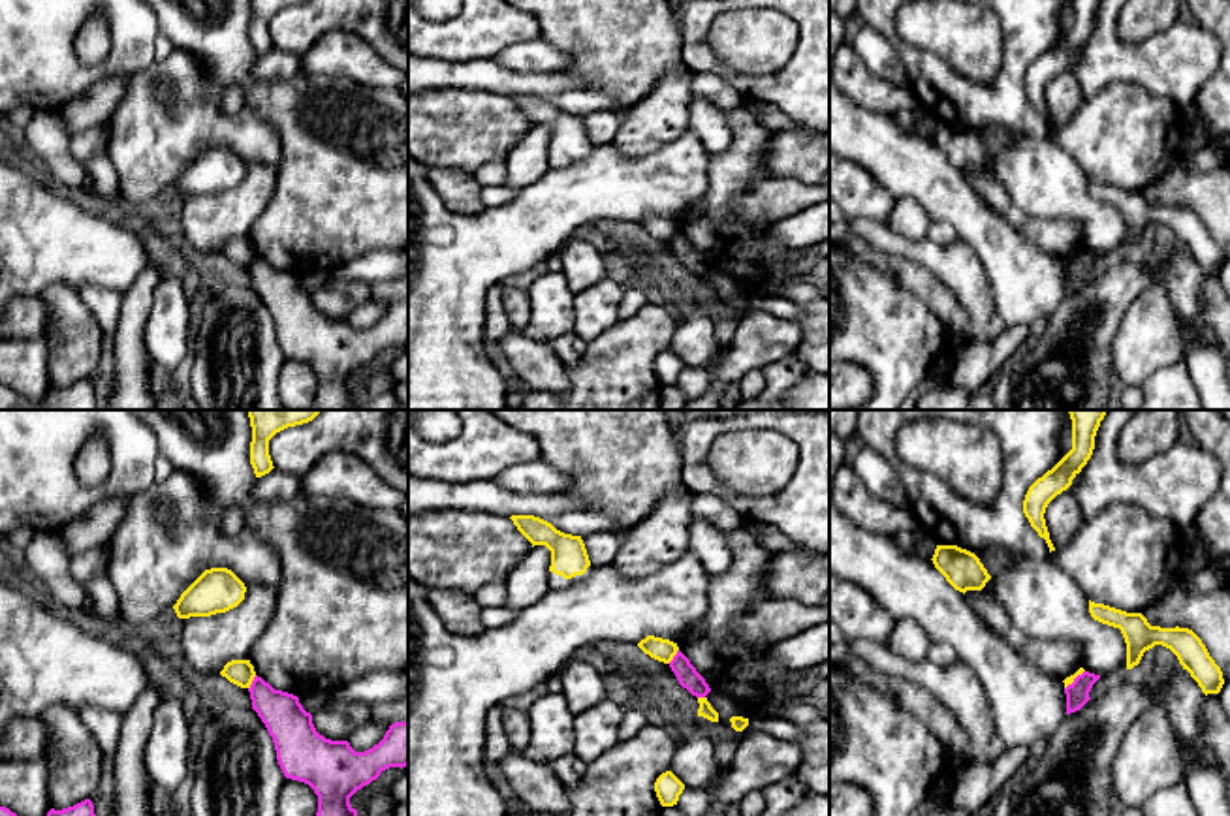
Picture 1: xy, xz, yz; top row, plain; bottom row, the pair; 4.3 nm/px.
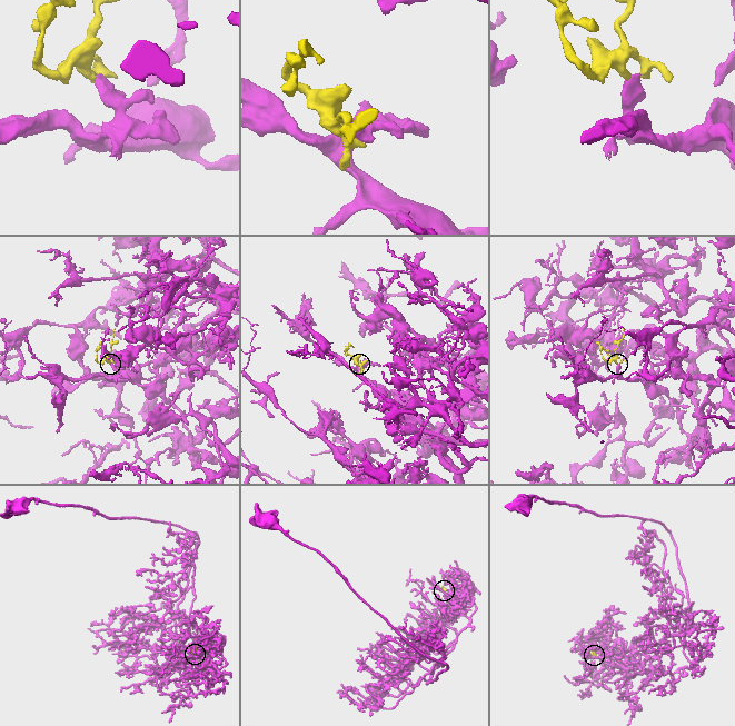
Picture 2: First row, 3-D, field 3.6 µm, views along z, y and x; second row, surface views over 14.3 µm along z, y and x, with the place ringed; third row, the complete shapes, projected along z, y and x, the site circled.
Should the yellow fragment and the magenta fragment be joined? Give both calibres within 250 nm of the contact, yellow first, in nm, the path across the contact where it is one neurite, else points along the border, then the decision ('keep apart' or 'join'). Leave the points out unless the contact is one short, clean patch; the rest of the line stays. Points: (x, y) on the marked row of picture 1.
calibres 110 and 190 nm; keep apart

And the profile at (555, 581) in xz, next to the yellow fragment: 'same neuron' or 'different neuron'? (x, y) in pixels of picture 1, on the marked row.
same neuron

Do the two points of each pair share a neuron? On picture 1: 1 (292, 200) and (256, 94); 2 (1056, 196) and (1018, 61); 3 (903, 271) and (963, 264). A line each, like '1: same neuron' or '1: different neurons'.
1: same neuron
2: same neuron
3: different neurons

